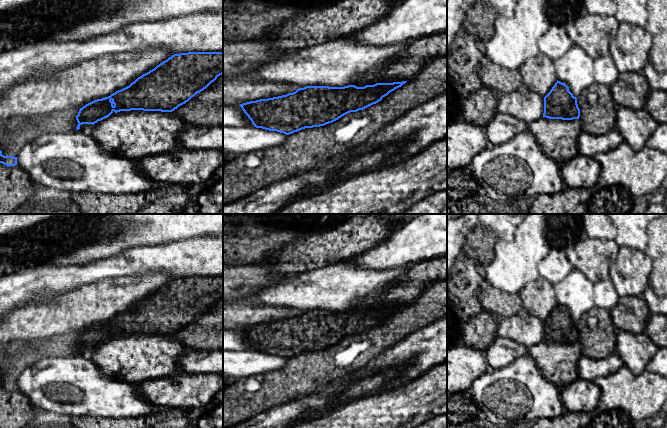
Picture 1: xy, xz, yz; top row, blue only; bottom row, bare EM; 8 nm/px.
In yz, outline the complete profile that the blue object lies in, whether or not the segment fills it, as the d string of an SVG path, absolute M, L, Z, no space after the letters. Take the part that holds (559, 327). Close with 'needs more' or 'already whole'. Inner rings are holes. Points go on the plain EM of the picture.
M557 304L550 316L544 321L543 341L549 343L579 343L580 333L577 322L569 315L569 311Z; already whole

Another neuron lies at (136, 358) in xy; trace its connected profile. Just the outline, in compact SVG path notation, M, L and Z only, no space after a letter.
M120 335L95 347L91 359L103 375L138 385L183 373L178 364L187 350L172 336Z

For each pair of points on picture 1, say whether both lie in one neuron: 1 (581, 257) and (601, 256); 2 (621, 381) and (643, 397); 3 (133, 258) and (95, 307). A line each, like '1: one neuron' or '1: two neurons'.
1: one neuron
2: one neuron
3: two neurons

